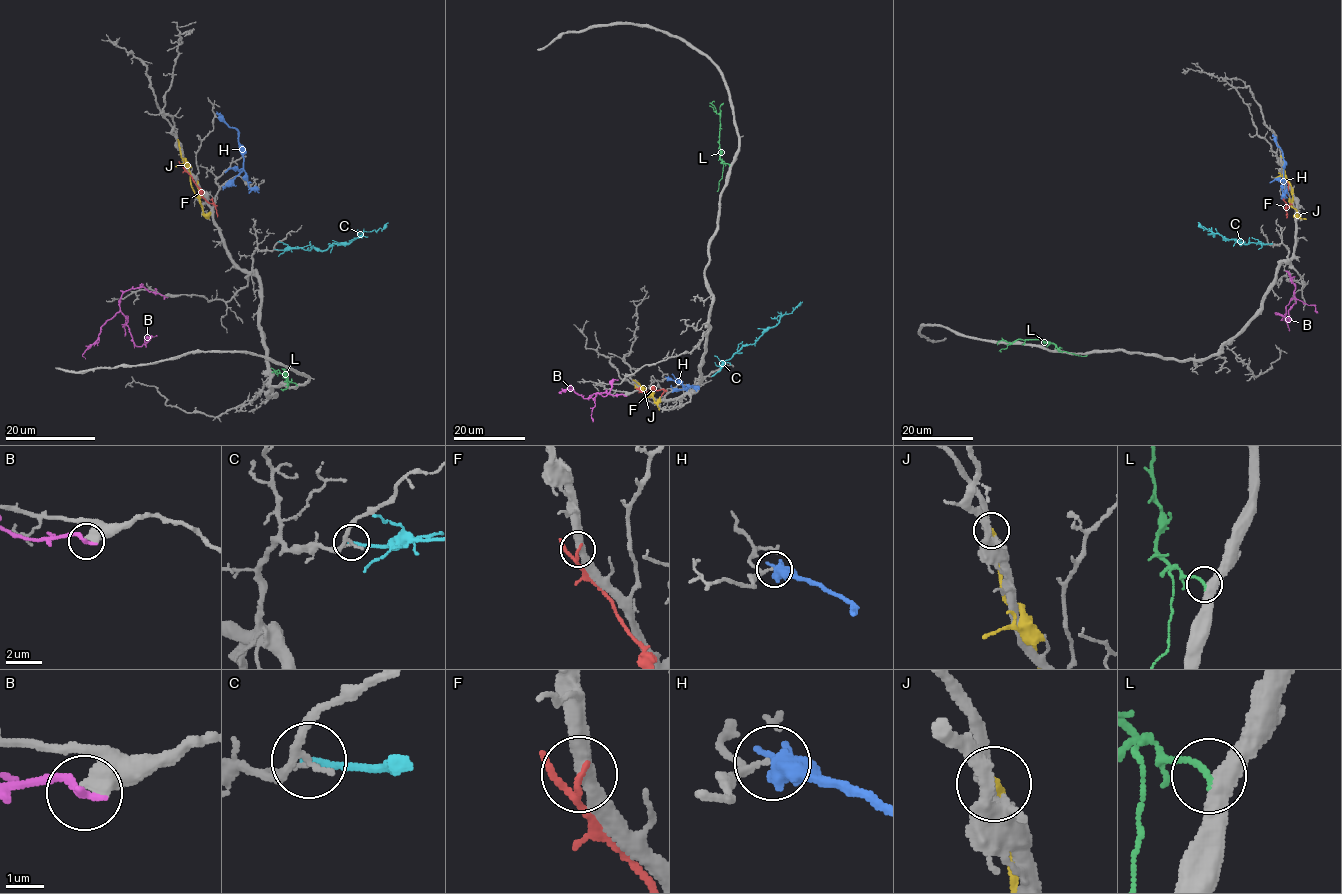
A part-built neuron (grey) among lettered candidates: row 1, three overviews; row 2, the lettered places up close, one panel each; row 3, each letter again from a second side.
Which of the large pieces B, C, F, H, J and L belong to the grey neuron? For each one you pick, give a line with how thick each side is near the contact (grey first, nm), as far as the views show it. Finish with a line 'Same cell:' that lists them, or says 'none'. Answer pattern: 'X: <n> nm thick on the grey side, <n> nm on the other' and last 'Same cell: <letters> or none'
L: 440 nm thick on the grey side, 150 nm on the other
Same cell: L

